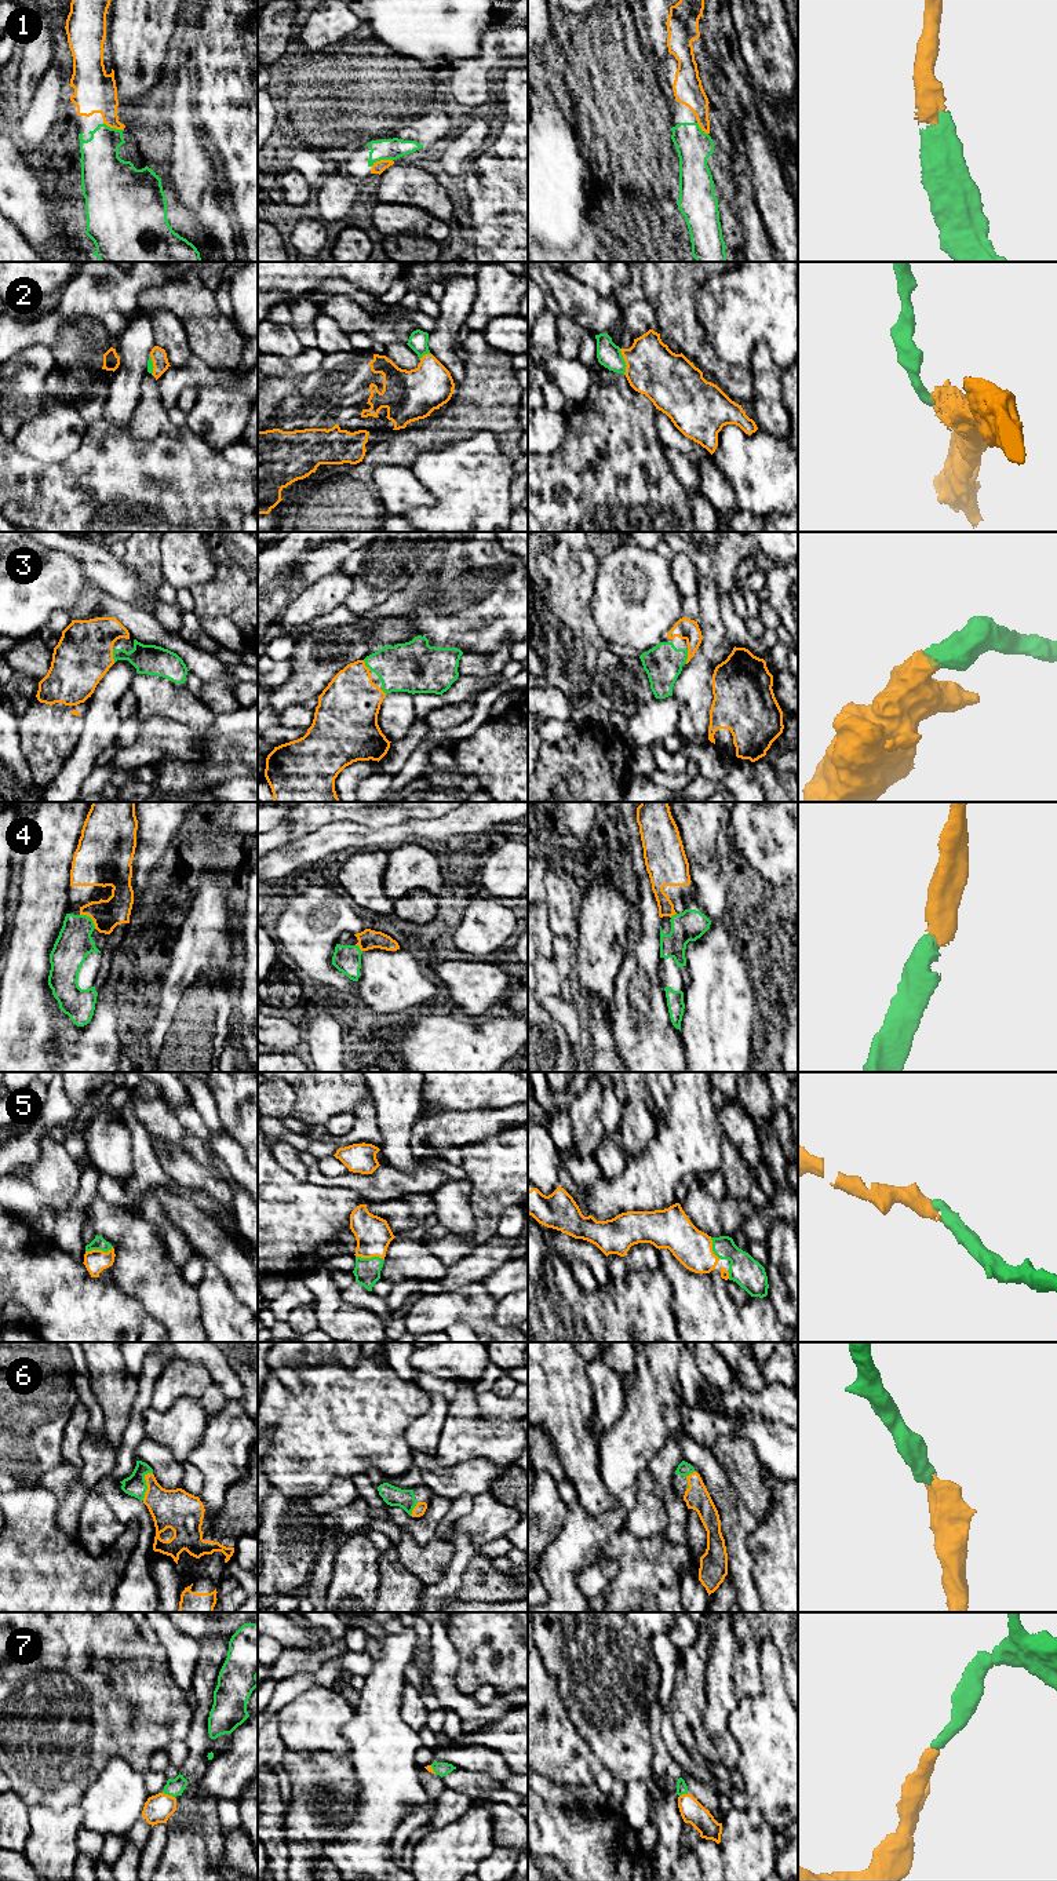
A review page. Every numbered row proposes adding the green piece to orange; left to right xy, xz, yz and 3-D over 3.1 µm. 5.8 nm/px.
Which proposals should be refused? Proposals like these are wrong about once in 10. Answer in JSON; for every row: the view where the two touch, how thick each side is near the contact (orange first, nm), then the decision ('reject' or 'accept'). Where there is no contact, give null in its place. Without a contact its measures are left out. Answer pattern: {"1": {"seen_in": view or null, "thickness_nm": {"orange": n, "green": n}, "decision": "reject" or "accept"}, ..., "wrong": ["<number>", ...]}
{"1": {"seen_in": "xz", "thickness_nm": {"orange": 70, "green": 130}, "decision": "accept"}, "2": {"seen_in": "yz", "thickness_nm": {"orange": 300, "green": 140}, "decision": "accept"}, "3": {"seen_in": "yz", "thickness_nm": {"orange": 130, "green": 220}, "decision": "accept"}, "4": {"seen_in": "xy", "thickness_nm": {"orange": 180, "green": 200}, "decision": "accept"}, "5": {"seen_in": "xy", "thickness_nm": {"orange": 140, "green": 80}, "decision": "accept"}, "6": {"seen_in": "xy", "thickness_nm": {"orange": 240, "green": 130}, "decision": "accept"}, "7": {"seen_in": "xy", "thickness_nm": {"orange": 160, "green": 100}, "decision": "accept"}, "wrong": []}

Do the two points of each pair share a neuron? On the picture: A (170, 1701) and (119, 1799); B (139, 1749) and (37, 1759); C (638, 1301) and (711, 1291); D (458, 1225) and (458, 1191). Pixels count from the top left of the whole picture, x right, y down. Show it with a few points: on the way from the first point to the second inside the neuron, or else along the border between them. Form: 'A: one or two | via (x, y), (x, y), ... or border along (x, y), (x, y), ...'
A: two | border along (137, 1771), (141, 1774)
B: one | via (115, 1743), (62, 1742)
C: two | border along (658, 1268), (669, 1283), (670, 1311), (677, 1327)
D: one | via (458, 1217), (458, 1199)

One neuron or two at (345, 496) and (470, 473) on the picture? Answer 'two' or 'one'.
two

